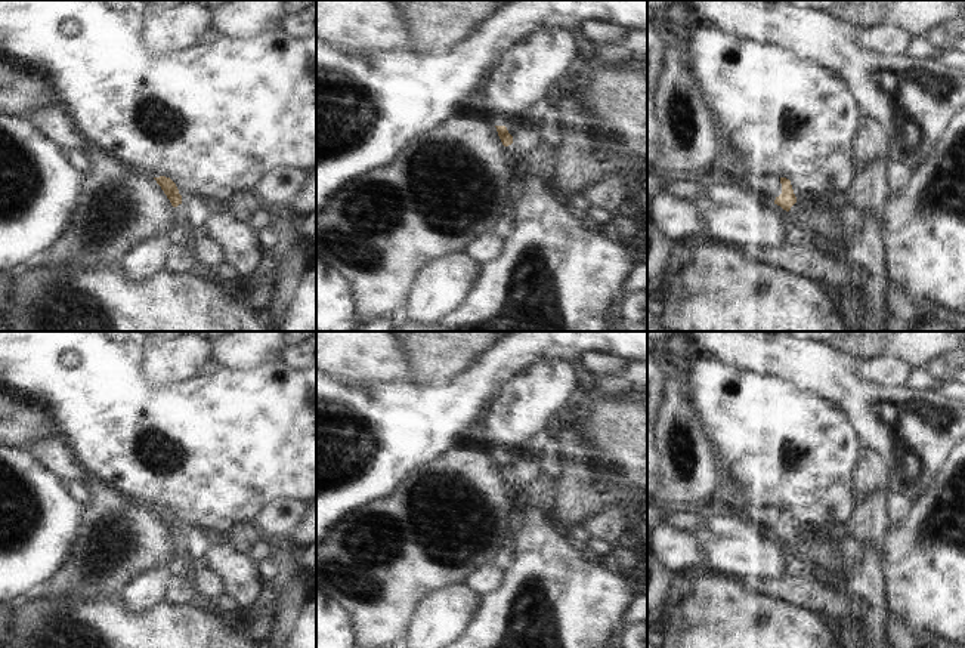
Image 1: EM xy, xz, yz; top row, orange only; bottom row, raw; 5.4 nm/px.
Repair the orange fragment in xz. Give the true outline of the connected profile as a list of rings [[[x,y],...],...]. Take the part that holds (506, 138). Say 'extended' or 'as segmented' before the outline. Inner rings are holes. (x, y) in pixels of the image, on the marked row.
extended | [[[495,126],[495,127],[502,145],[505,146],[505,152],[510,160],[513,173],[513,167],[519,163],[523,163],[525,154],[522,154],[519,146],[513,144],[513,136],[508,133],[505,126]]]

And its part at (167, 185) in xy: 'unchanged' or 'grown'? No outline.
grown

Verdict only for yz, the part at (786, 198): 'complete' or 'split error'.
split error

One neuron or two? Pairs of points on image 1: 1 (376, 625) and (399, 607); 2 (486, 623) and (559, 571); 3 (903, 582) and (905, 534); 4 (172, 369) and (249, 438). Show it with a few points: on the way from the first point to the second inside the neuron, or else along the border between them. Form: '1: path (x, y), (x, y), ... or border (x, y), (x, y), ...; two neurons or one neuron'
1: path (382, 619), (393, 607); one neuron
2: path (507, 602), (516, 585), (526, 574), (538, 573); one neuron
3: path (905, 570), (905, 546); one neuron
4: border (201, 370), (182, 382), (151, 385); two neurons

